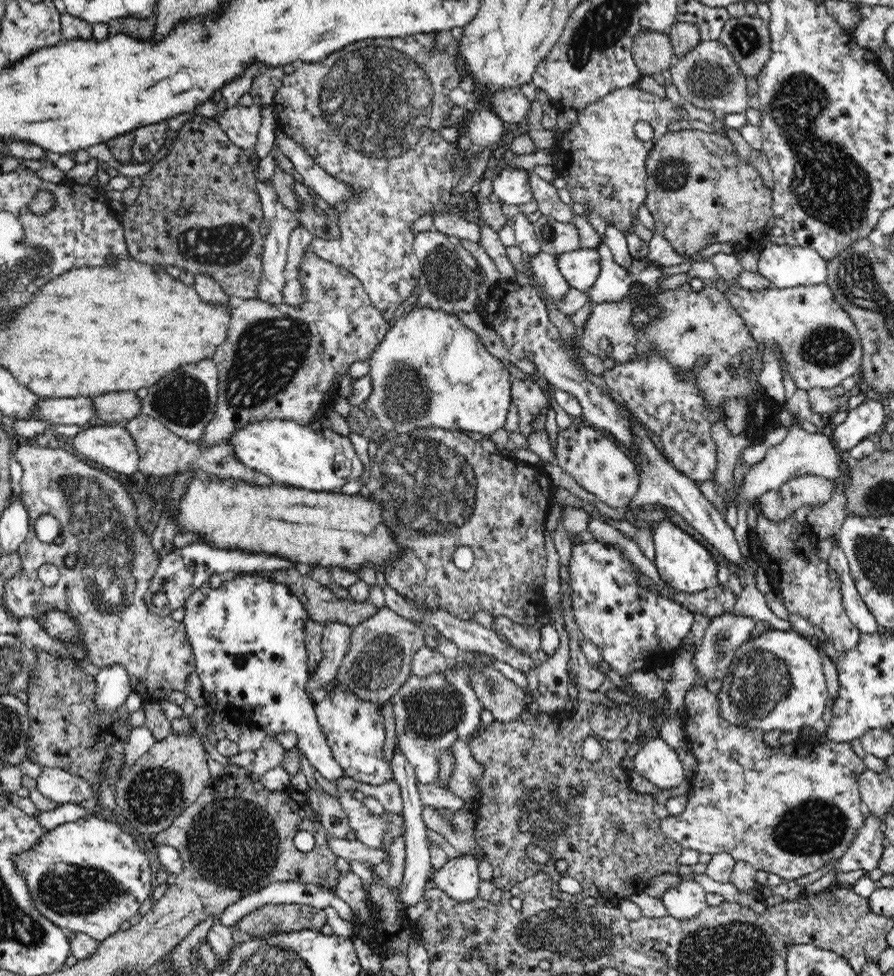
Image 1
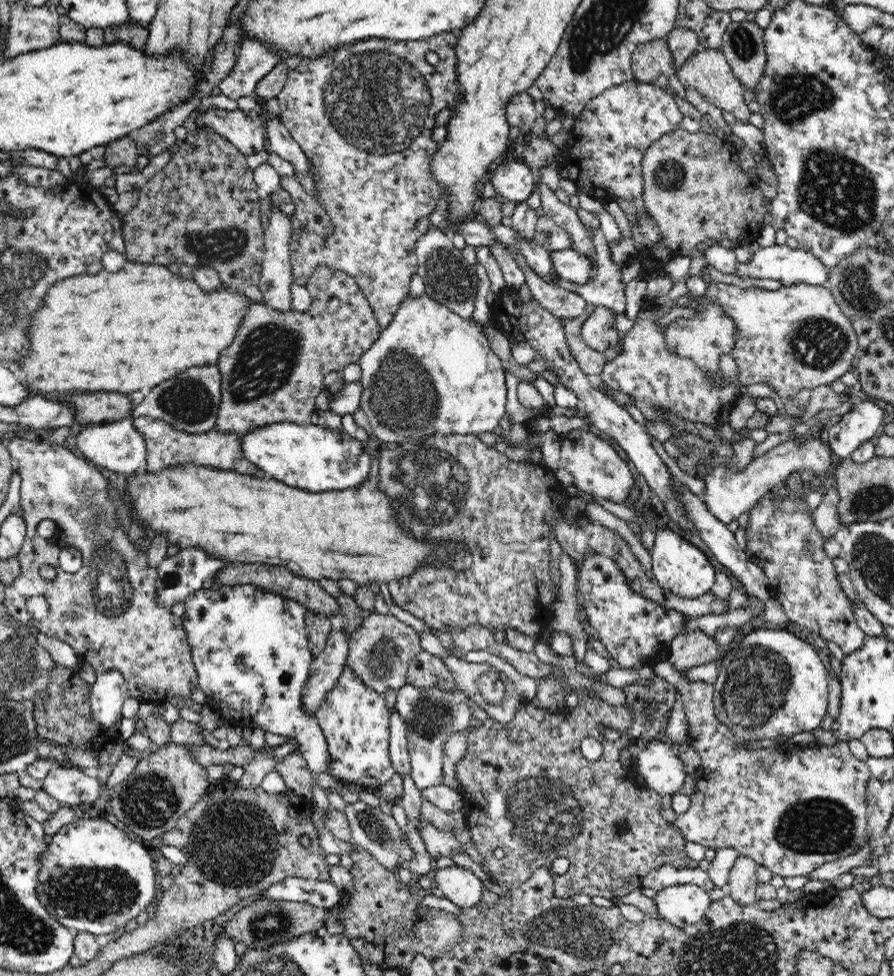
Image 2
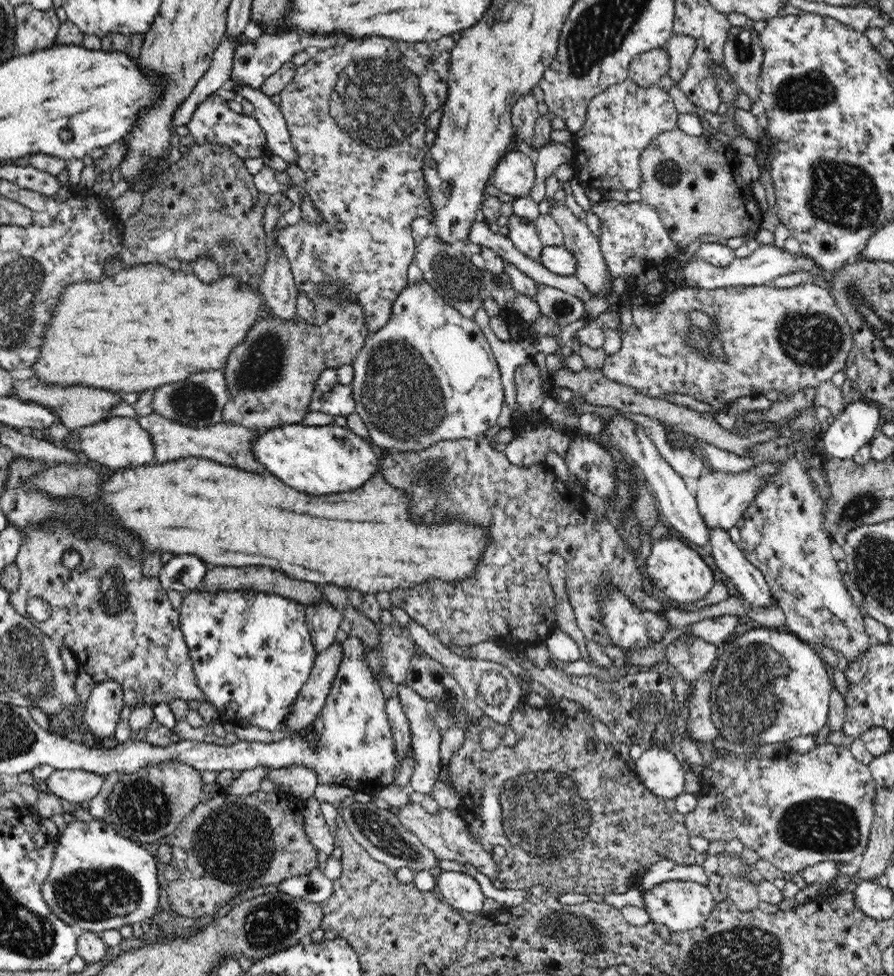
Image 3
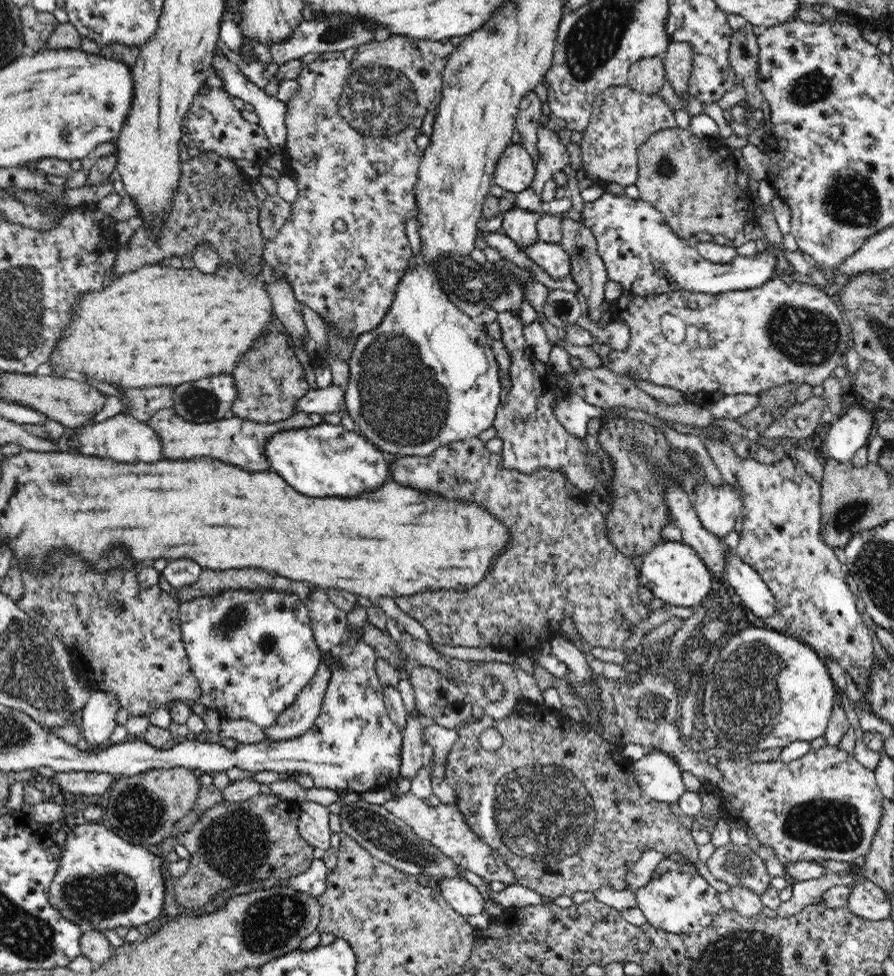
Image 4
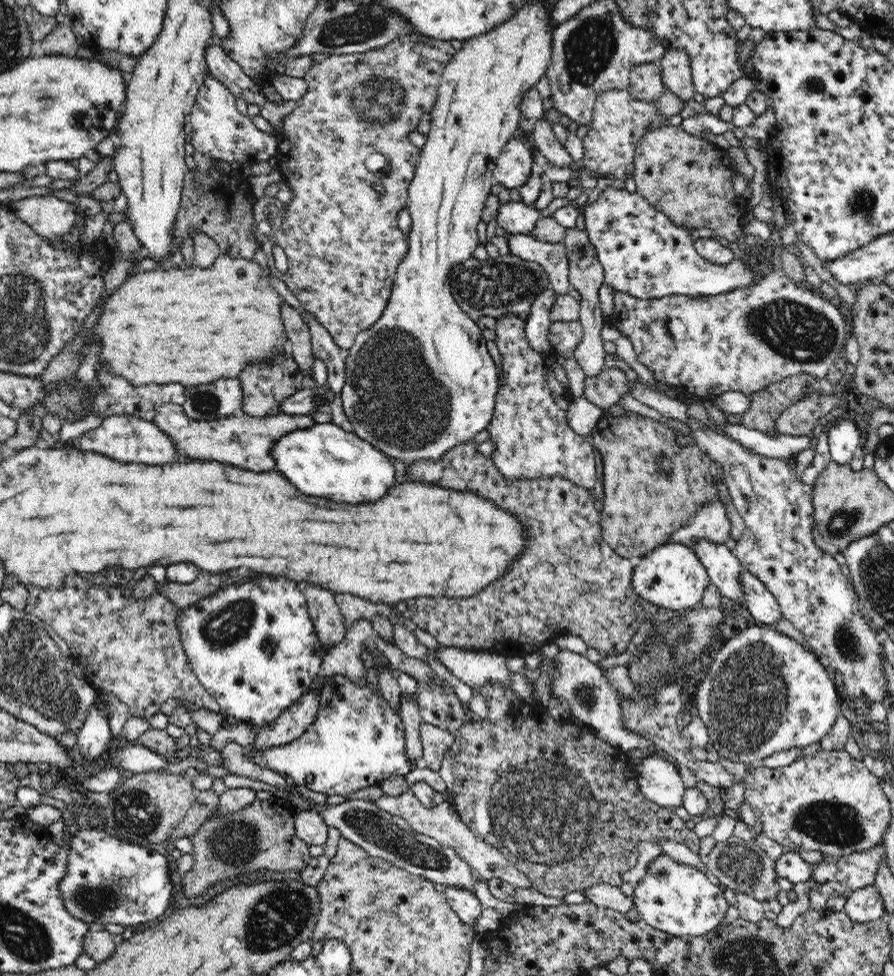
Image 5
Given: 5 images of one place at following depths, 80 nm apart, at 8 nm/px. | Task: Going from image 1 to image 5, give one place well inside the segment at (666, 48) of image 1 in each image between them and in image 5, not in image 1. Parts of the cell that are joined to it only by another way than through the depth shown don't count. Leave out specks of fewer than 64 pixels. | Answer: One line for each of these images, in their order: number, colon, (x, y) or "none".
2: (648, 62)
3: (645, 70)
4: (647, 77)
5: (645, 83)

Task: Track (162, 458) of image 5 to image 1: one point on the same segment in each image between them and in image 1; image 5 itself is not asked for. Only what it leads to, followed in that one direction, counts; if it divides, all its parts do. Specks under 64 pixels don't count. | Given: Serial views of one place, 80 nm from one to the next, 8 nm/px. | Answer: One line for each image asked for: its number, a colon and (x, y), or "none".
1: (112, 445)
2: (117, 445)
3: (117, 442)
4: (123, 438)

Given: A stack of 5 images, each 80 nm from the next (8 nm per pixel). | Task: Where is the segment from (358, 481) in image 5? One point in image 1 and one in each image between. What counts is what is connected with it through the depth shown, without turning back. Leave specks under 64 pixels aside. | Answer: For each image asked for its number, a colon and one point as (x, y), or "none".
1: (292, 454)
2: (312, 458)
3: (312, 459)
4: (324, 460)

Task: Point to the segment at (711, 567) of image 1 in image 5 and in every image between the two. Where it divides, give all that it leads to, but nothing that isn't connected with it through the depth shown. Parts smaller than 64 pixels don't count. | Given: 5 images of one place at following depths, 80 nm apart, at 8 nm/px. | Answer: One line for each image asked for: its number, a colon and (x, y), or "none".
2: (681, 569)
3: (680, 573)
4: (673, 572)
5: (671, 576)

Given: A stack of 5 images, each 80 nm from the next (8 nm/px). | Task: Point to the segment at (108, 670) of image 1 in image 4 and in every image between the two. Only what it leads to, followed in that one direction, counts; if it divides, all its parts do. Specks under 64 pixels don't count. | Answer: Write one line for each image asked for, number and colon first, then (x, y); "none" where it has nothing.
2: (107, 695)
3: (104, 704)
4: (98, 723)

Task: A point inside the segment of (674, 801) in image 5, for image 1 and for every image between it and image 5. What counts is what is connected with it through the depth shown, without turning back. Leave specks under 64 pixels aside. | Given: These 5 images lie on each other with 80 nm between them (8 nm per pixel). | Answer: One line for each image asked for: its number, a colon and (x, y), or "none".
1: (656, 760)
2: (658, 766)
3: (660, 770)
4: (659, 776)

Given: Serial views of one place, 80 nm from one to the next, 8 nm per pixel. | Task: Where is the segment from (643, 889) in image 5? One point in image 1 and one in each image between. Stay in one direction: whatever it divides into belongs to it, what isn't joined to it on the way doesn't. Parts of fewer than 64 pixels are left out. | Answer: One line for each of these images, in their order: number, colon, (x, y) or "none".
1: (686, 900)
2: (684, 904)
3: (681, 905)
4: (678, 901)

